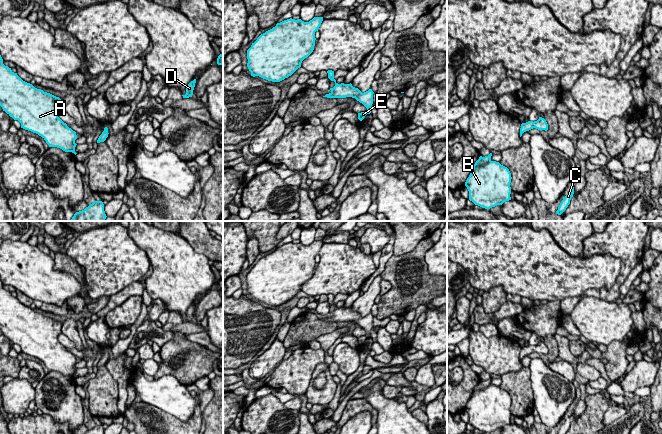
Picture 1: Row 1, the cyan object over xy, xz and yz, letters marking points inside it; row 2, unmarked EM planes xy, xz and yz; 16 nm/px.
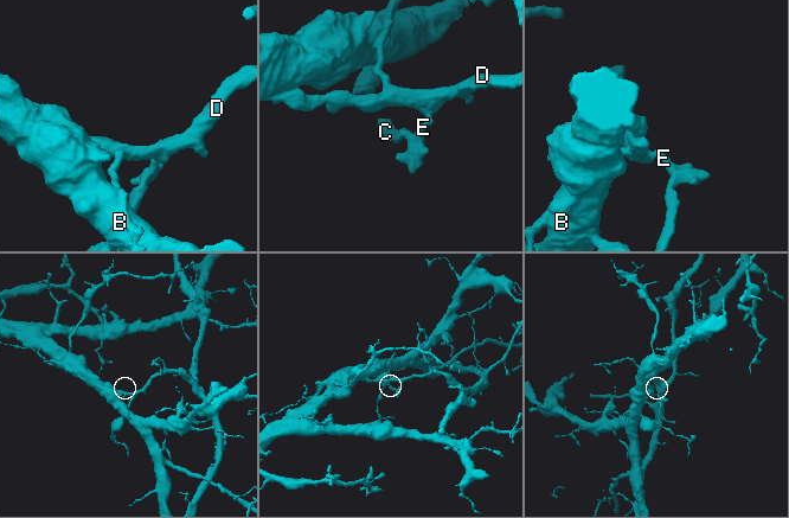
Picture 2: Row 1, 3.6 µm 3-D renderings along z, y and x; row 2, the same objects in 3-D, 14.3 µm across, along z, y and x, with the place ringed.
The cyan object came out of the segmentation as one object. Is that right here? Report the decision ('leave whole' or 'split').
split

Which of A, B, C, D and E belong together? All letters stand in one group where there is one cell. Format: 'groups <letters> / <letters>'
groups A B C E / D

